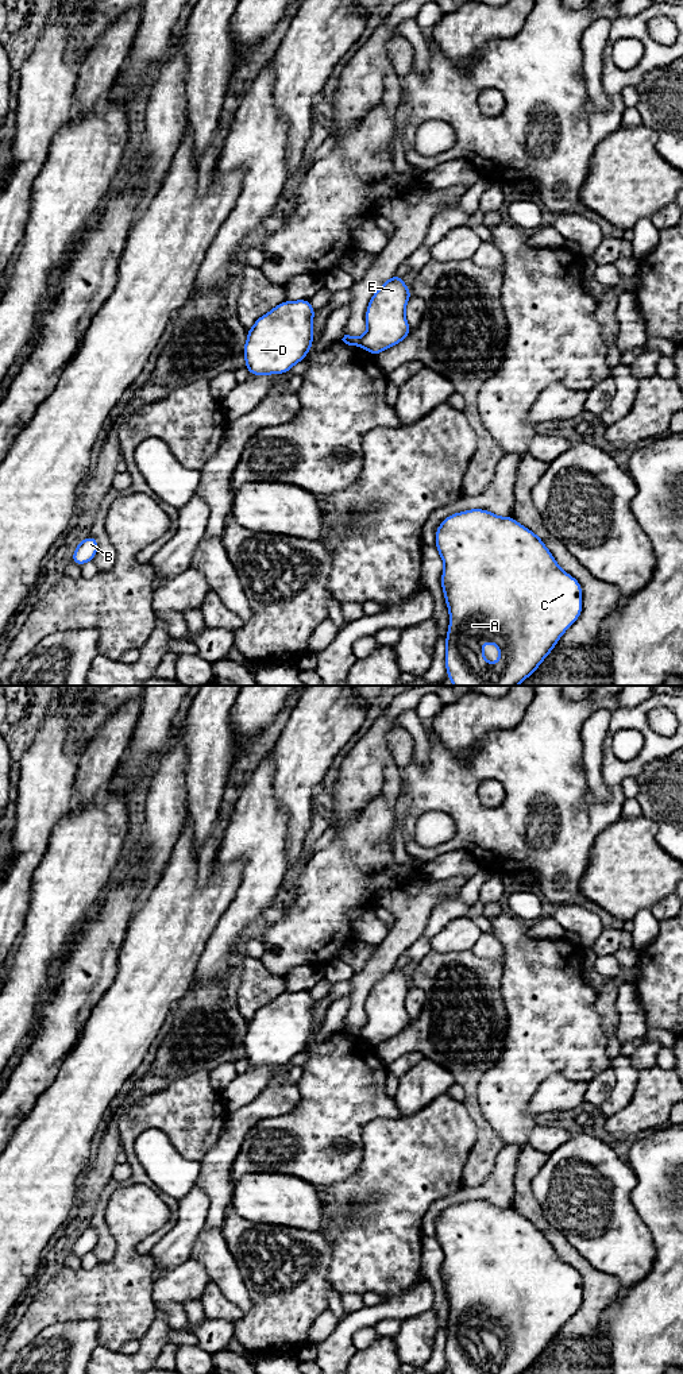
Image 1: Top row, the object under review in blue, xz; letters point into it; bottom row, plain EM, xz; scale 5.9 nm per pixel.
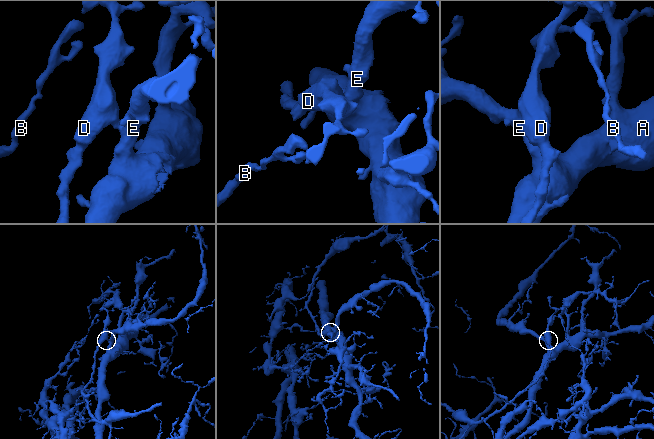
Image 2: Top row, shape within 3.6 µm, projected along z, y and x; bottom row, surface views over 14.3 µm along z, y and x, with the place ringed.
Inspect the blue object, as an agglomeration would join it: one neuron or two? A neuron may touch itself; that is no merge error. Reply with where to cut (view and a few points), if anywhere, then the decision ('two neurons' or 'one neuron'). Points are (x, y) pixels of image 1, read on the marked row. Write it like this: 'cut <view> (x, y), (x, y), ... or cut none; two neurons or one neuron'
cut xz (359, 338), (361, 344); two neurons

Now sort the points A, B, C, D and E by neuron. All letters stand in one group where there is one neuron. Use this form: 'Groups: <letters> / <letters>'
Groups: A B C E / D

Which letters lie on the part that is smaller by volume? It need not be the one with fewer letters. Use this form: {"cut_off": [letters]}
{"cut_off": ["D"]}

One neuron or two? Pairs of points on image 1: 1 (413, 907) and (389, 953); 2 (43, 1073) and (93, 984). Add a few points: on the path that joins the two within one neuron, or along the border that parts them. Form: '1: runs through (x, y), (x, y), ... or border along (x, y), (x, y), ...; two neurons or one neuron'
1: runs through (412, 918), (408, 929), (397, 942); one neuron
2: runs through (45, 1052), (56, 1037), (65, 1012), (72, 1006); one neuron

